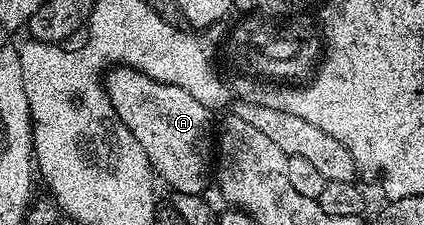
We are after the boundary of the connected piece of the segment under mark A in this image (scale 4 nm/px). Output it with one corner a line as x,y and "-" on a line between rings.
116,65
115,68
109,69
103,77
103,82
119,120
134,135
142,150
146,151
153,173
159,179
161,177
172,188
173,193
201,195
207,184
210,184
210,173
214,162
214,148
208,134
211,111
186,93
184,87
160,83
124,65

